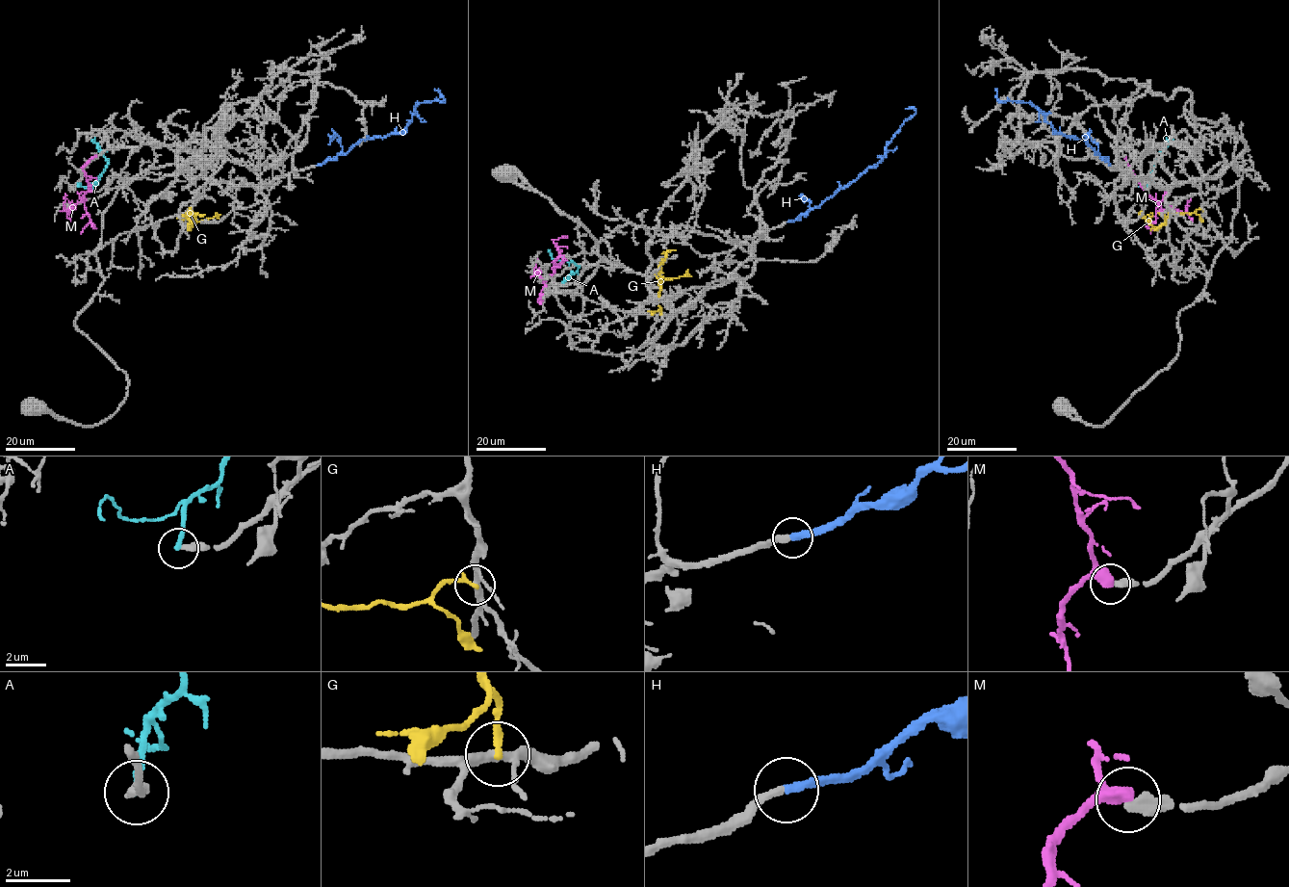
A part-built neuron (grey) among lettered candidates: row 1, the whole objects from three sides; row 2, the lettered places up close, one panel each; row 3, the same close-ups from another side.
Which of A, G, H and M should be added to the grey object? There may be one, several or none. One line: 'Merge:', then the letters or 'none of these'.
Merge: H

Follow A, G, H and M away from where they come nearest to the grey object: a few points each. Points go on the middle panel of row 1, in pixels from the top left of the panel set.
A: (562, 257), (578, 266), (561, 285)
G: (659, 314), (659, 265), (668, 251), (676, 250)
H: (786, 222), (816, 207), (872, 168), (886, 153), (886, 147), (904, 122), (915, 112), (915, 108), (906, 109)
M: (562, 256), (554, 262), (553, 273), (544, 280), (534, 274), (537, 259)

